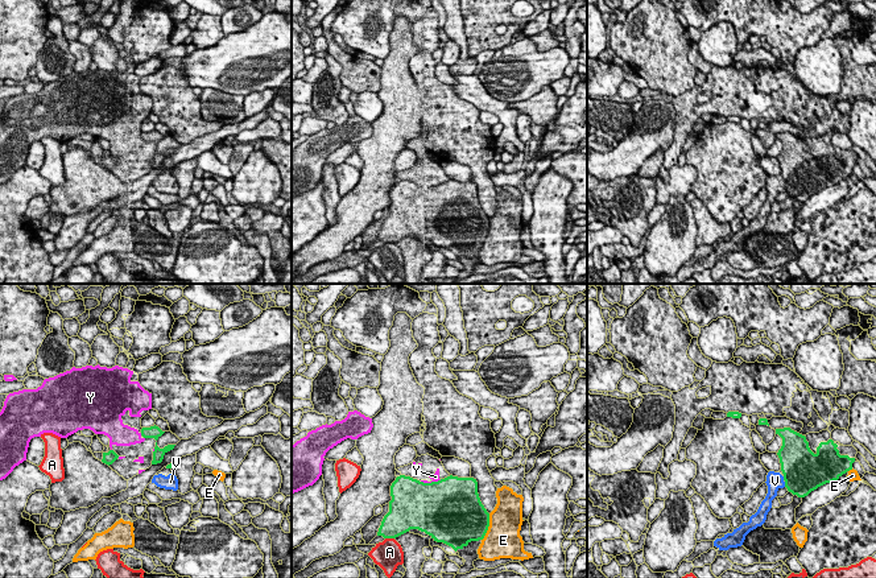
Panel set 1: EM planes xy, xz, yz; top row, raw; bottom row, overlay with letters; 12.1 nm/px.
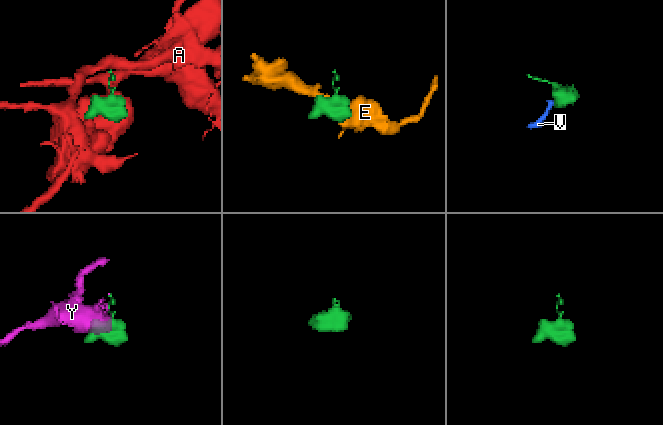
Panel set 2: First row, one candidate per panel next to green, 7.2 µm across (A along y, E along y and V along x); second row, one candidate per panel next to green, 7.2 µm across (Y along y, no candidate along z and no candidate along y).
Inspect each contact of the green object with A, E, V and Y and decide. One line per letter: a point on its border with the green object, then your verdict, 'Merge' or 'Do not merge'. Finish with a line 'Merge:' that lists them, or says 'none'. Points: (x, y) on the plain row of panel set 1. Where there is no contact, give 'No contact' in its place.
A: Touches green at xz (389, 242). Do not merge
E: Touches green at xz (488, 230). Do not merge
V: Touches green at yz (785, 189). Merge
Y: Touches green at xz (432, 186). Do not merge
Merge: V

